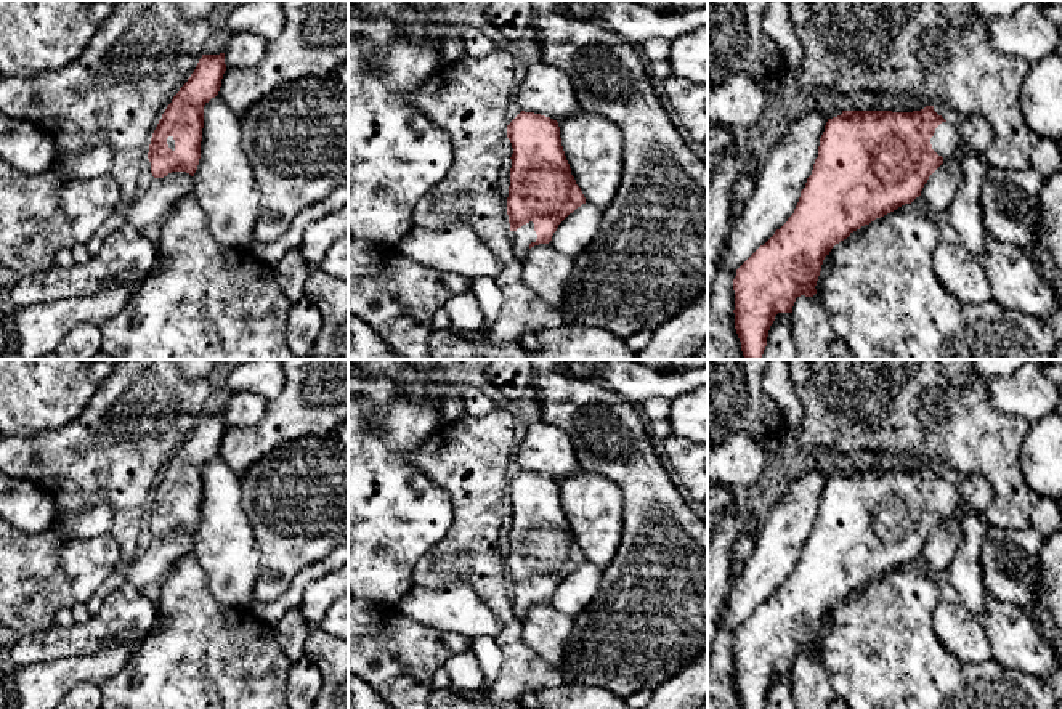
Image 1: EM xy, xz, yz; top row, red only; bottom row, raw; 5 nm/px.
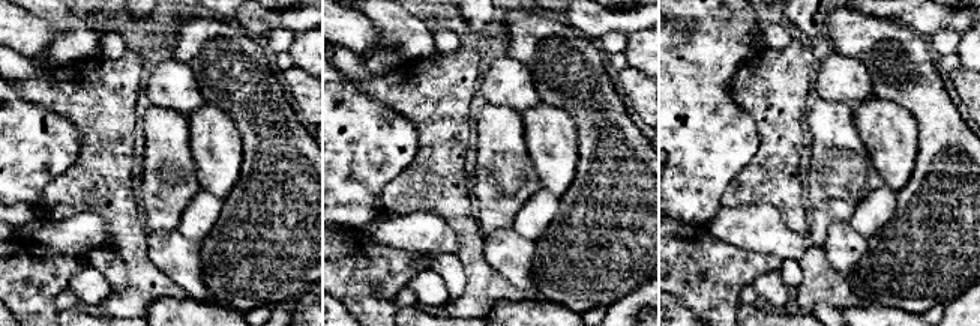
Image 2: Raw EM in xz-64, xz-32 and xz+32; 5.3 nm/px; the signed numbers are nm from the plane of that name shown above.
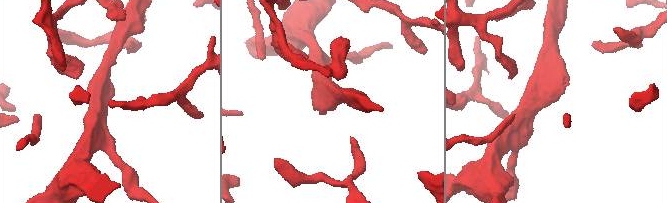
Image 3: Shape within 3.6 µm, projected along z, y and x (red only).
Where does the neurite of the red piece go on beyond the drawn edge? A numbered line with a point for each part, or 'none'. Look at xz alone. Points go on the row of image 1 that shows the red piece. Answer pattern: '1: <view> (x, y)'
1: xz (522, 238)

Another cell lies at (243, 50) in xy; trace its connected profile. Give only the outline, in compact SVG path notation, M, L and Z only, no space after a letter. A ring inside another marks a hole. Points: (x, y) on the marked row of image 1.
M237 32L225 47L226 67L252 67L263 61L268 42L255 34Z

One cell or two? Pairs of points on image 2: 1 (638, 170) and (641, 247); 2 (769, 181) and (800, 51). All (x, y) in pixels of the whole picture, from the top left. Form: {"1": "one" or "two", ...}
{"1": "one", "2": "one"}

